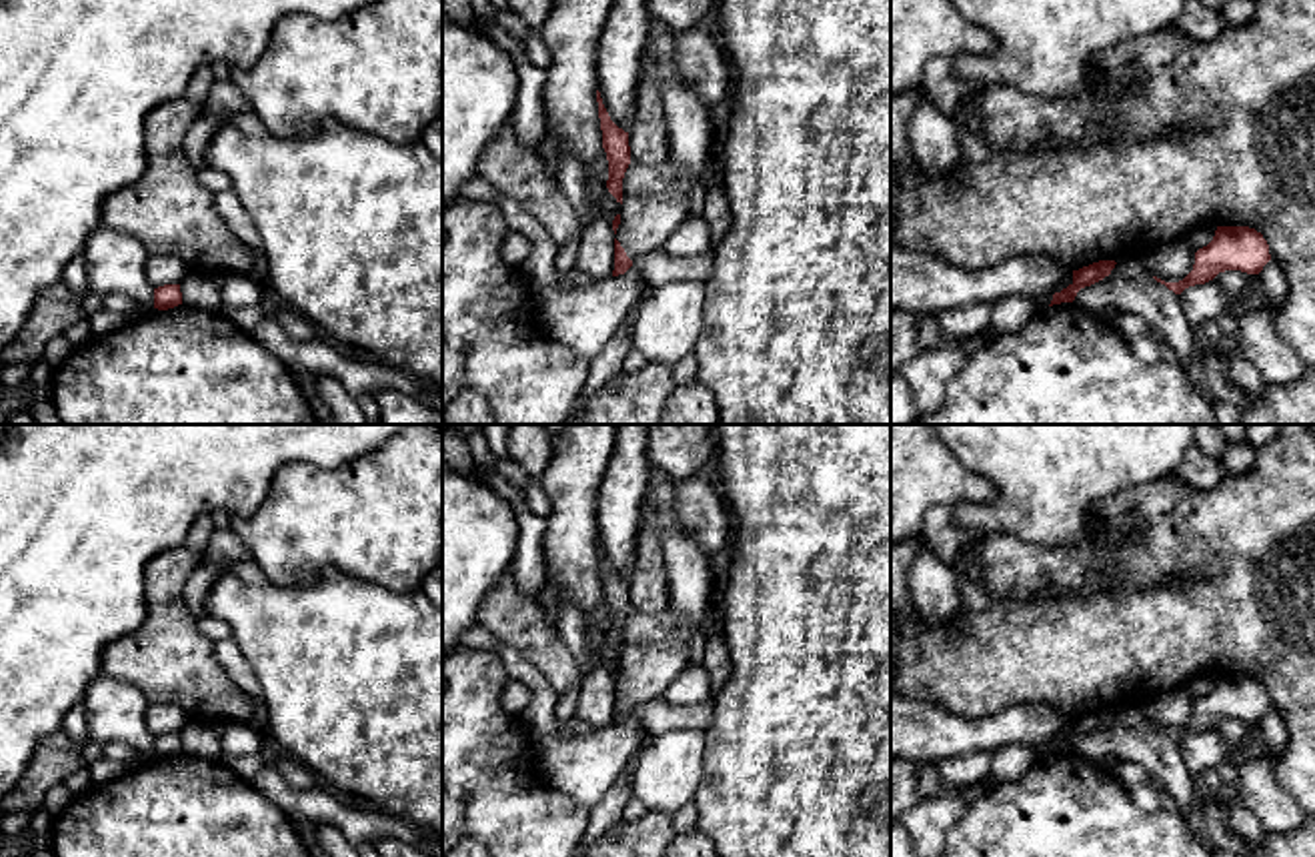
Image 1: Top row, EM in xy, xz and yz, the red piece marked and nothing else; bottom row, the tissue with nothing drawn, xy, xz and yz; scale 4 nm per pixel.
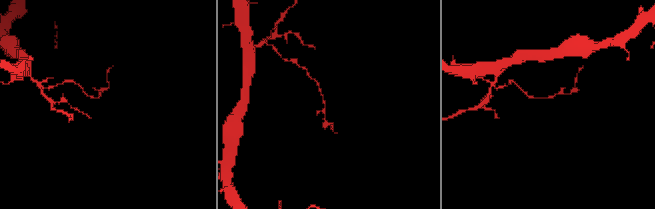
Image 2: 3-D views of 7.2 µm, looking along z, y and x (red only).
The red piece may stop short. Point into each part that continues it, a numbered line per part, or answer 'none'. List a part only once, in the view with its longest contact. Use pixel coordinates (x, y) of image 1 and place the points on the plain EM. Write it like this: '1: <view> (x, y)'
none

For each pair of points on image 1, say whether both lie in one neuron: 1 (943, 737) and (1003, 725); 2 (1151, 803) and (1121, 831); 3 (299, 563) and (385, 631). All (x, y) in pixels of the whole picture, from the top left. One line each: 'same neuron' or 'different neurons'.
1: same neuron
2: different neurons
3: different neurons

